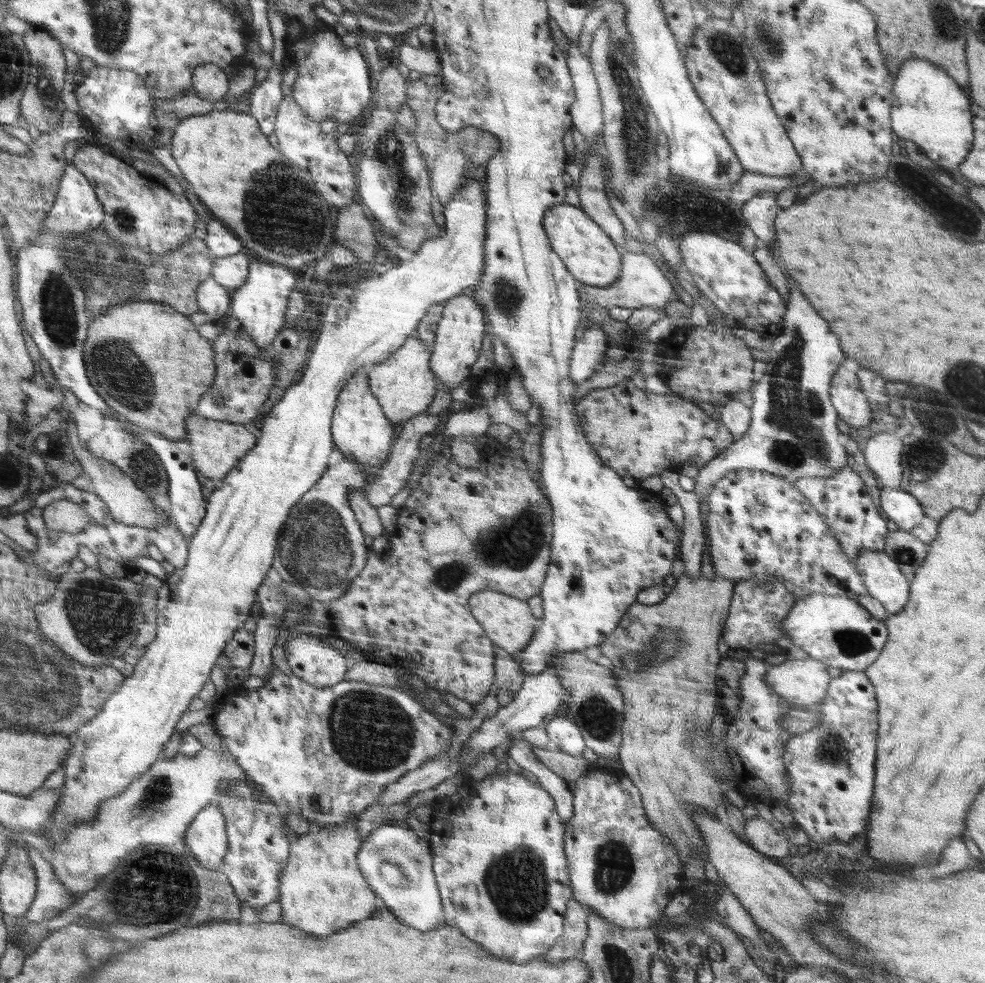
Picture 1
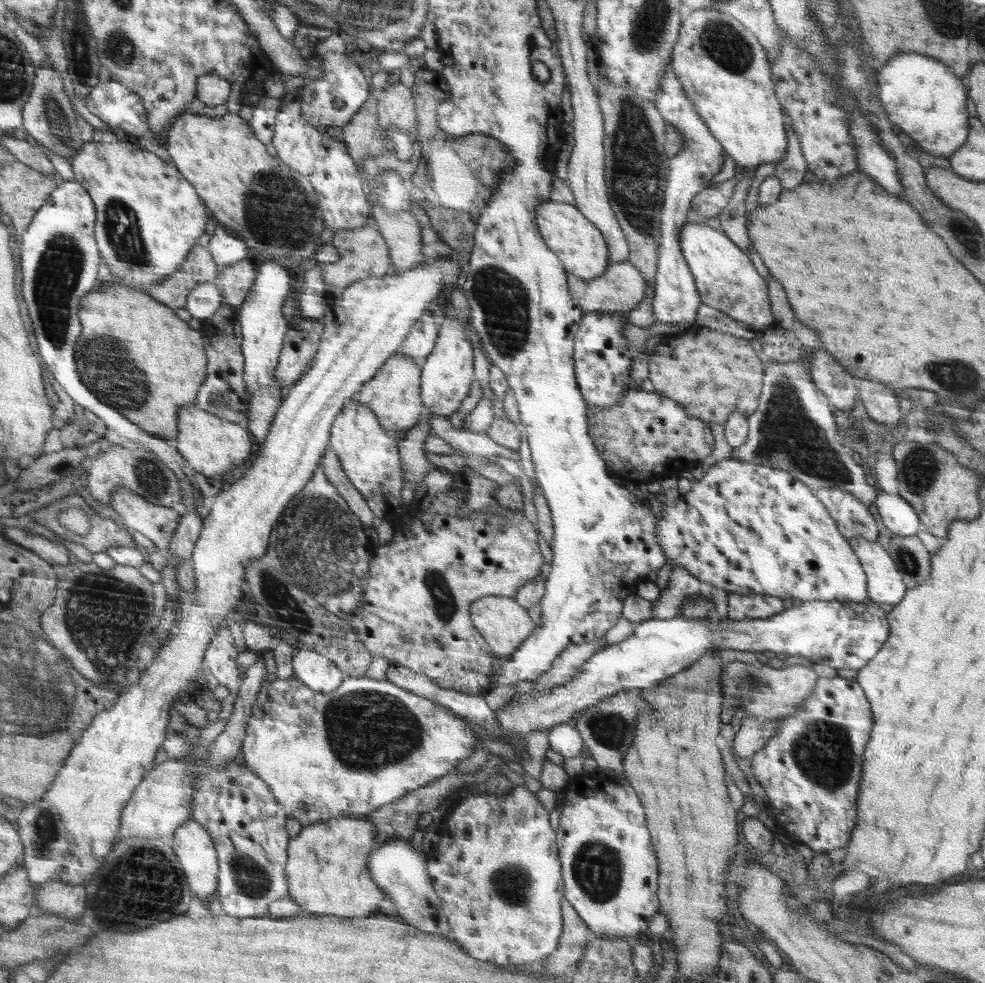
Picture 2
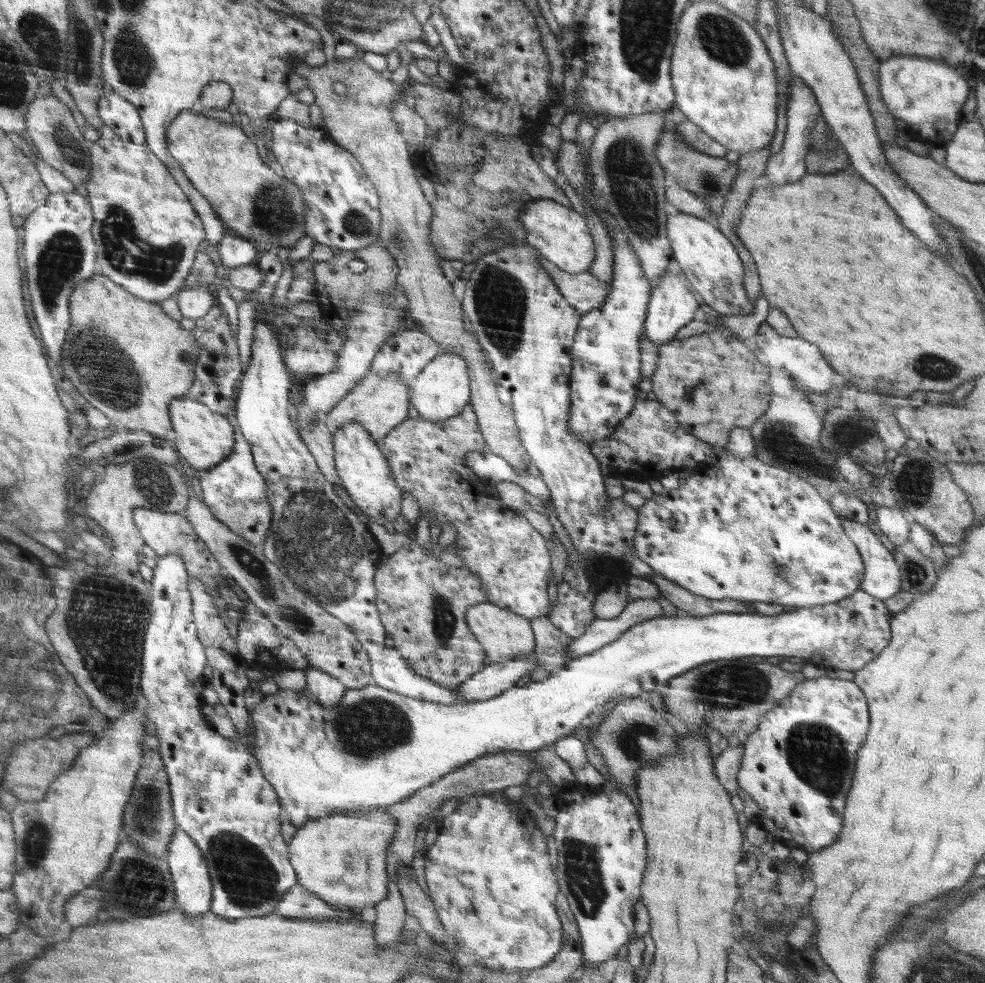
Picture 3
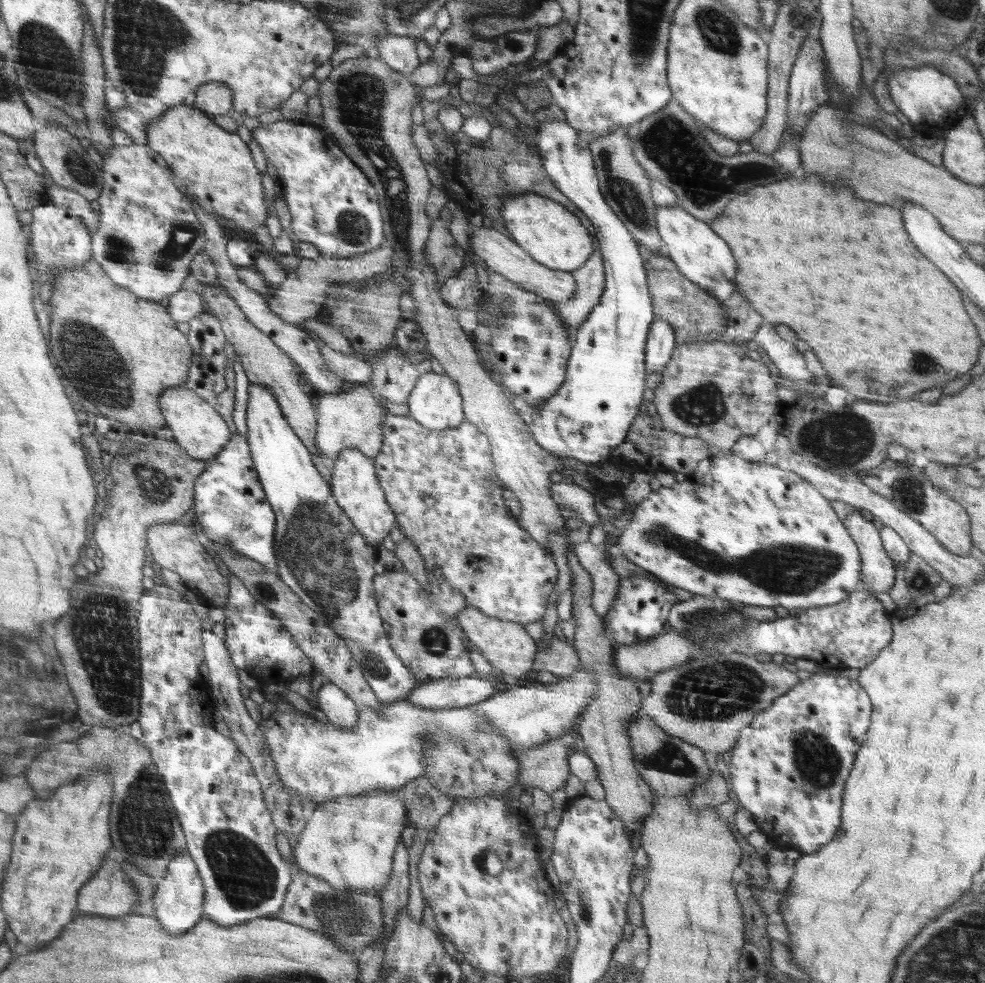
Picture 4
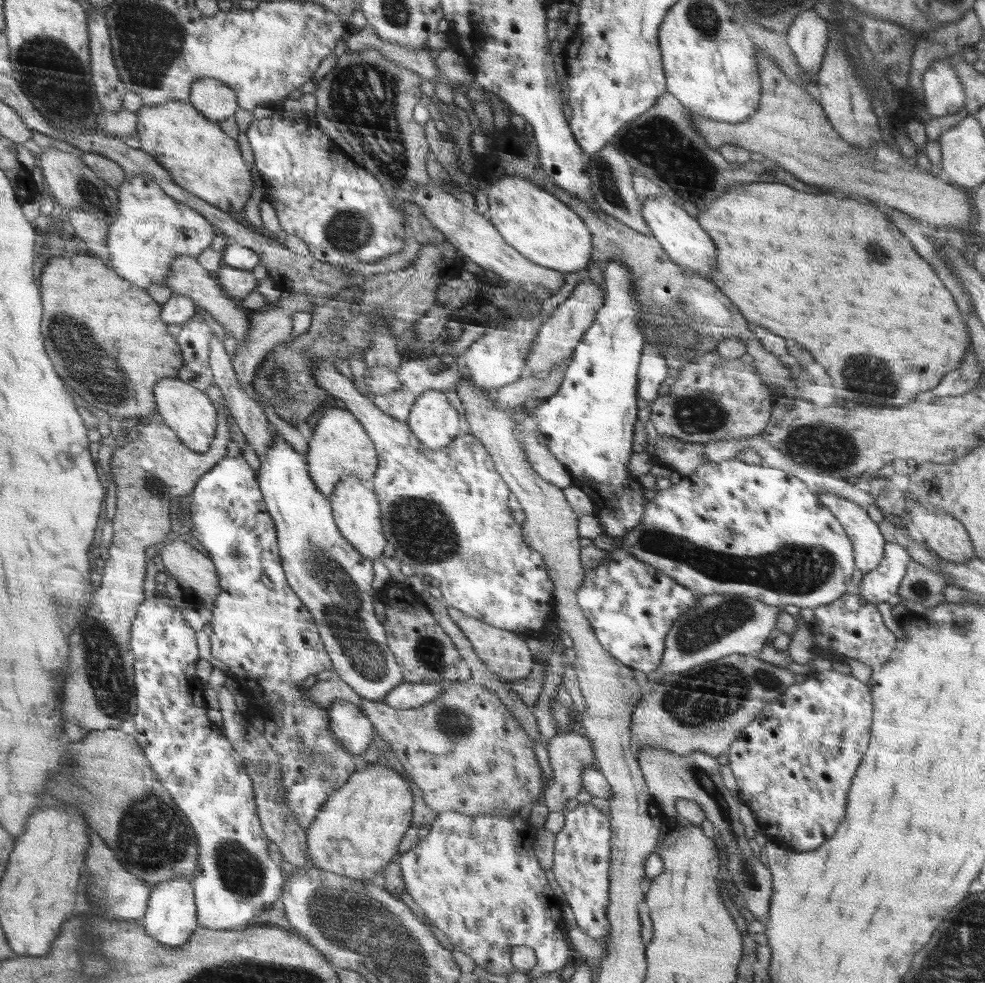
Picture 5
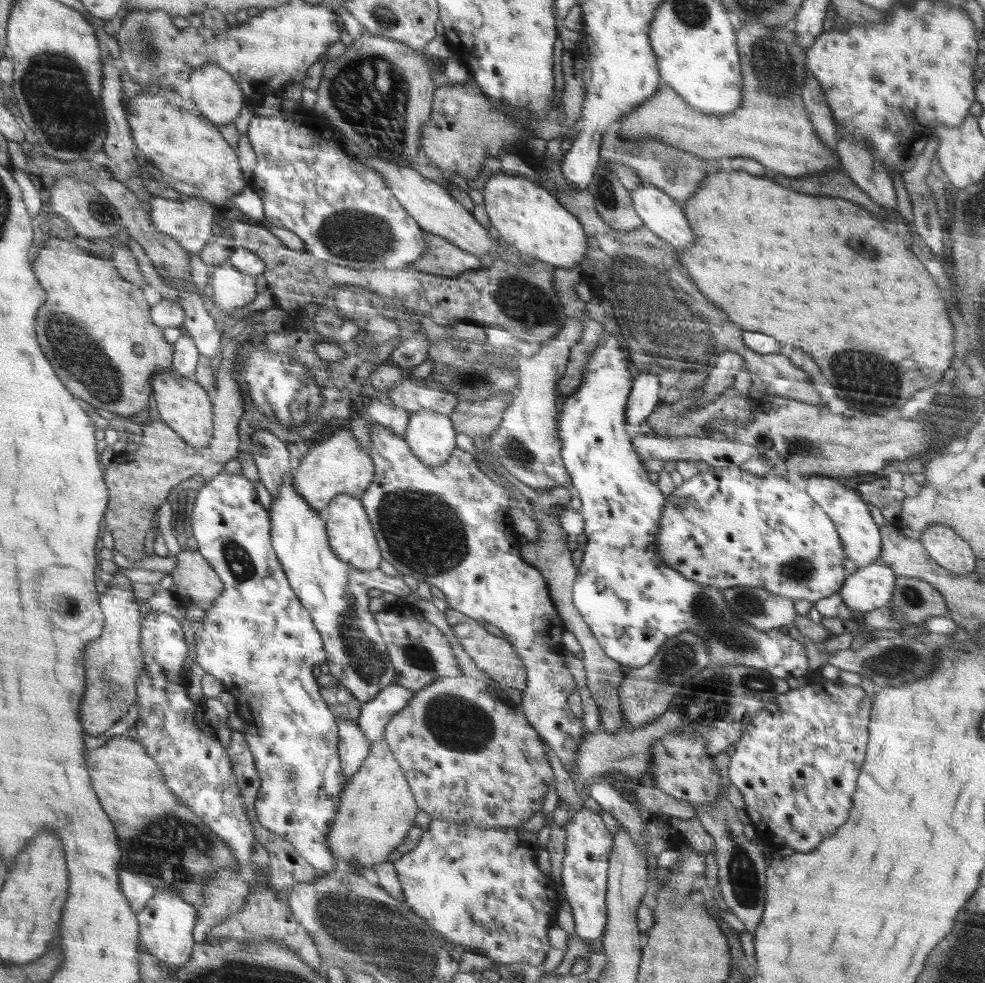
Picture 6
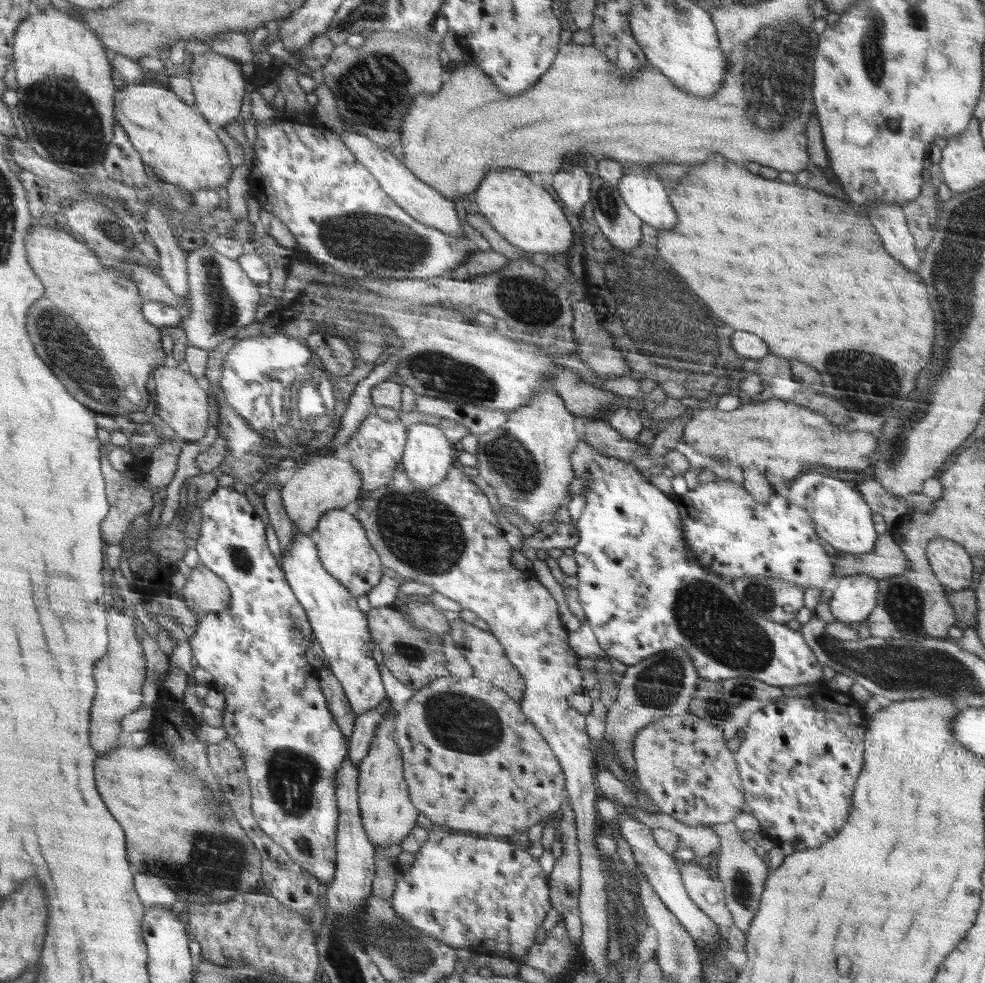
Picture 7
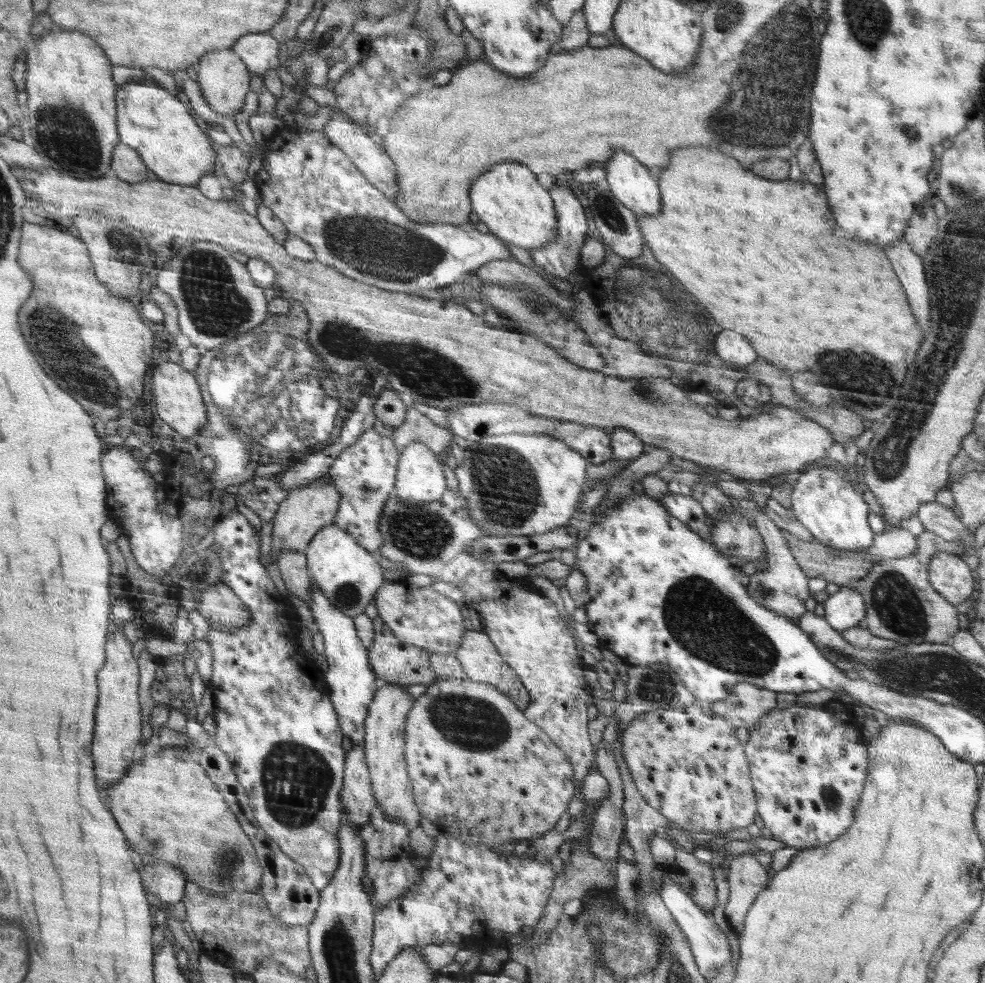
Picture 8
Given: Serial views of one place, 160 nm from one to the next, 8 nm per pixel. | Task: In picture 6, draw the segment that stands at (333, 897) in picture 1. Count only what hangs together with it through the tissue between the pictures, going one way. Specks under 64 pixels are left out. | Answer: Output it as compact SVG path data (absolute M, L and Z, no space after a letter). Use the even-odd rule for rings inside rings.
M384 740L374 742L363 766L341 793L340 805L324 844L344 867L360 863L362 868L370 869L384 864L404 841L410 828L416 825L414 817L419 812L418 808L410 783L391 747Z

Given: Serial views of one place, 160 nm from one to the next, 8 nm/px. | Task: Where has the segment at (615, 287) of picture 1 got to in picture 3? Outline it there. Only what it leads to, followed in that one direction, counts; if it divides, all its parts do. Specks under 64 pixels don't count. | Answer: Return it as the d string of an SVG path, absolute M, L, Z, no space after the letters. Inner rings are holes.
M544 257L539 260L539 265L550 274L555 285L559 287L560 294L572 306L581 310L582 314L602 305L610 292L610 282L602 282L586 271L569 273L560 270L559 266L552 264Z

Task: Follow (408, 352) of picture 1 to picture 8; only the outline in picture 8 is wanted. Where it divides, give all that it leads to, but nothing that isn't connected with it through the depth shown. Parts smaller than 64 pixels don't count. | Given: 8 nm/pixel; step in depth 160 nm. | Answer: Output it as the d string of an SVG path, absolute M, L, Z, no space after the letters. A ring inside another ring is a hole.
M328 474L324 477L329 479L328 483L321 484L317 479L310 485L286 493L286 499L282 500L272 520L272 554L278 555L283 548L291 548L302 553L320 529L333 524L335 514L339 512L340 492L336 491Z

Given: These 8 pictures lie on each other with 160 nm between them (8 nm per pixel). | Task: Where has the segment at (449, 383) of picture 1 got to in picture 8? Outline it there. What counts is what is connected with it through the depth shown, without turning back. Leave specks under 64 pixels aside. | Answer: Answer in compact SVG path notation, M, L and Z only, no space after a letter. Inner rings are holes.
M411 442L401 453L393 494L406 505L440 501L446 493L442 466L434 452L421 442Z

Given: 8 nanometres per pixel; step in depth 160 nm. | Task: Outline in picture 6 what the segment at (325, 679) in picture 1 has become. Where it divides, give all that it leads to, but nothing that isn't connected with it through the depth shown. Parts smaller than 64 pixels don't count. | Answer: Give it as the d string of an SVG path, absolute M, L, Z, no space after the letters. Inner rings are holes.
M340 716L337 721L339 727L339 761L342 767L342 774L345 776L344 788L355 776L366 756L371 752L371 740L360 730L359 723L350 717Z

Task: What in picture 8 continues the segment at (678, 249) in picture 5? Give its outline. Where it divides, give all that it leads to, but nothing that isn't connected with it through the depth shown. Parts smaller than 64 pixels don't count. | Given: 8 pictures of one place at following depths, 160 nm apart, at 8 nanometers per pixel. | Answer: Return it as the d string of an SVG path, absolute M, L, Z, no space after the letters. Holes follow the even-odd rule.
M616 150L604 162L605 182L624 206L639 215L655 215L663 208L660 204L658 183L638 158Z

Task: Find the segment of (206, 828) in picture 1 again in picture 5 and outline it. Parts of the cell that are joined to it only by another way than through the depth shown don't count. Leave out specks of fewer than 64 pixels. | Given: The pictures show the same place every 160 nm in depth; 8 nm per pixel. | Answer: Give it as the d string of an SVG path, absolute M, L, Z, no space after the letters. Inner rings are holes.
M177 878L158 883L149 894L149 902L144 916L140 919L144 930L164 946L187 944L189 938L198 928L197 910L194 906L195 887L188 878Z

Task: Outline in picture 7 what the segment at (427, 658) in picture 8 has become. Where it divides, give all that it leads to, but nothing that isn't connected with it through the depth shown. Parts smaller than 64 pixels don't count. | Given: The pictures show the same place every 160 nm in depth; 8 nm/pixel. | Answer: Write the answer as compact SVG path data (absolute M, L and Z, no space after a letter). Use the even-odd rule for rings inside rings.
M391 606L371 608L367 612L367 622L374 643L383 654L383 662L392 674L406 686L418 690L430 685L437 678L450 674L447 669L446 655L443 653L442 638L430 635L424 629L418 629L405 614Z

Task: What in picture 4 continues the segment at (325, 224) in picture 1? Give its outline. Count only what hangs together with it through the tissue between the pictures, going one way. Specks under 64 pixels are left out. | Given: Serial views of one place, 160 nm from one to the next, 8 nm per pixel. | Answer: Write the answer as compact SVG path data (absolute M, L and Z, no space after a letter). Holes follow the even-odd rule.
M178 105L168 109L158 120L147 123L147 146L162 155L174 172L177 183L193 192L204 208L227 218L230 224L245 231L254 233L254 228L265 224L268 208L262 192L262 178L254 166L248 146L236 136L236 133L230 134L230 131L224 130L220 125L216 126L204 111L191 105Z

